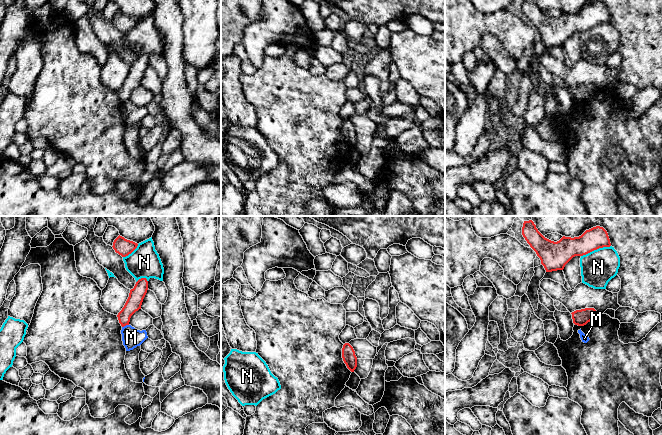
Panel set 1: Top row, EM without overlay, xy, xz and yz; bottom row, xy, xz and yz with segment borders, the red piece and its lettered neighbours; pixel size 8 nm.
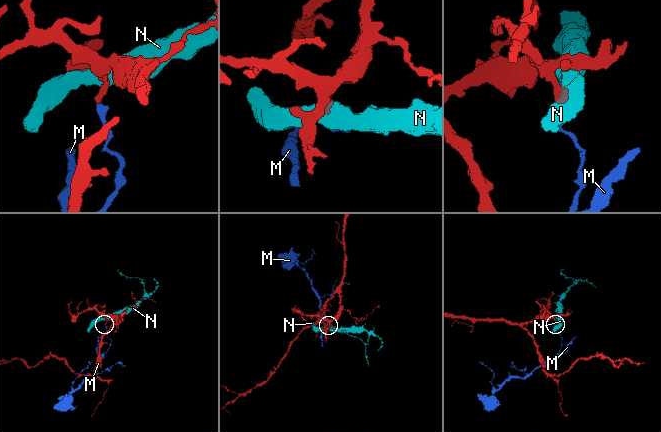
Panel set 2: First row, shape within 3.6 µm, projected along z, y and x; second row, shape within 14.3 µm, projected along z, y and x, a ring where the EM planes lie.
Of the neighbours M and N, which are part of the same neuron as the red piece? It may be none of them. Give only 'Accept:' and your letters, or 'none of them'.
Accept: none of them

